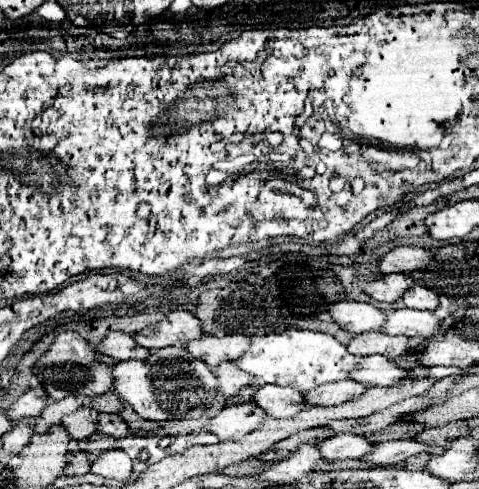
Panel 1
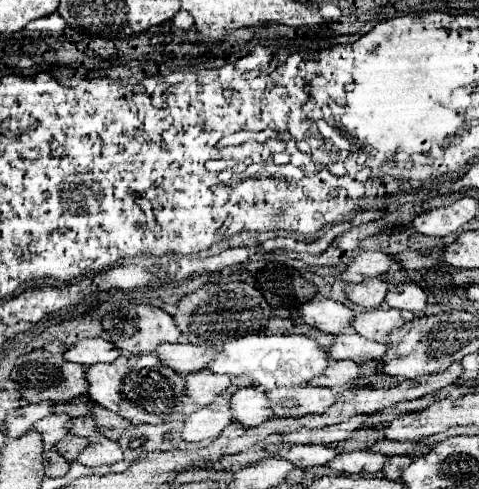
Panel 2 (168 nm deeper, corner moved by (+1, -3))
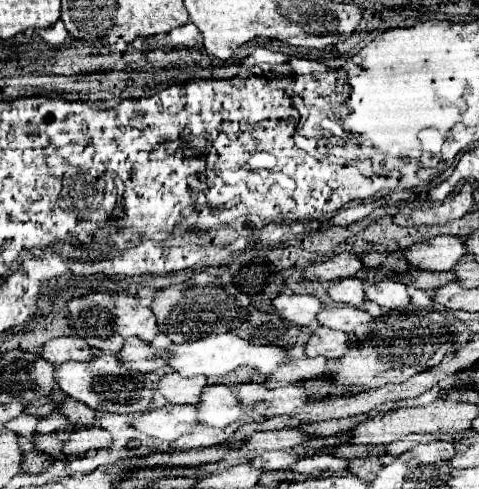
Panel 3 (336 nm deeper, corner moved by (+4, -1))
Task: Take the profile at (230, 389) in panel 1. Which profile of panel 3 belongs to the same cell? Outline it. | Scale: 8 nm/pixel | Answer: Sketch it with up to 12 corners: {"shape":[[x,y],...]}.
{"shape":[[167,373],[157,389],[171,405],[195,405],[205,377]]}

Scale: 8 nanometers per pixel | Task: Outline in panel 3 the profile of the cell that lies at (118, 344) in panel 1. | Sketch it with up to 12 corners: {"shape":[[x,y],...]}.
{"shape":[[55,337],[39,349],[53,365],[89,361],[89,345],[79,337]]}

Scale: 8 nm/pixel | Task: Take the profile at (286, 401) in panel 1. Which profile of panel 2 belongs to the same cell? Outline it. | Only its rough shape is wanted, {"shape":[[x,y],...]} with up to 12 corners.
{"shape":[[258,389],[230,399],[234,419],[256,427],[272,419],[270,399]]}

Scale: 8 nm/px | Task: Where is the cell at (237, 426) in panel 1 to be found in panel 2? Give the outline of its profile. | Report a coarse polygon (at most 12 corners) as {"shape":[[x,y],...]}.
{"shape":[[212,403],[184,421],[186,441],[216,439],[230,419],[228,403]]}

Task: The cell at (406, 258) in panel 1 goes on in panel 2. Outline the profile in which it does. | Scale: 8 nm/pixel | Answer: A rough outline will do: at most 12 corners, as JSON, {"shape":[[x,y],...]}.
{"shape":[[362,251],[354,257],[342,279],[362,283],[384,275],[394,255]]}

